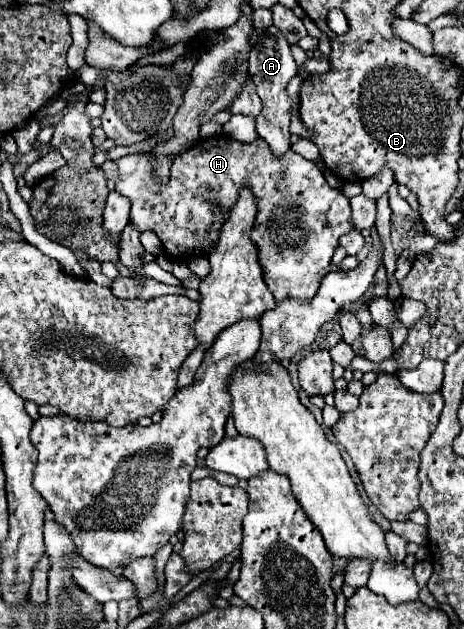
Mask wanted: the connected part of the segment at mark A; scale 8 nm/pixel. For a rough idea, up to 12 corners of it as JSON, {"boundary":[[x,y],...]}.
{"boundary":[[275,26],[251,36],[249,74],[263,100],[257,134],[283,156],[289,144],[285,94],[297,74]]}

